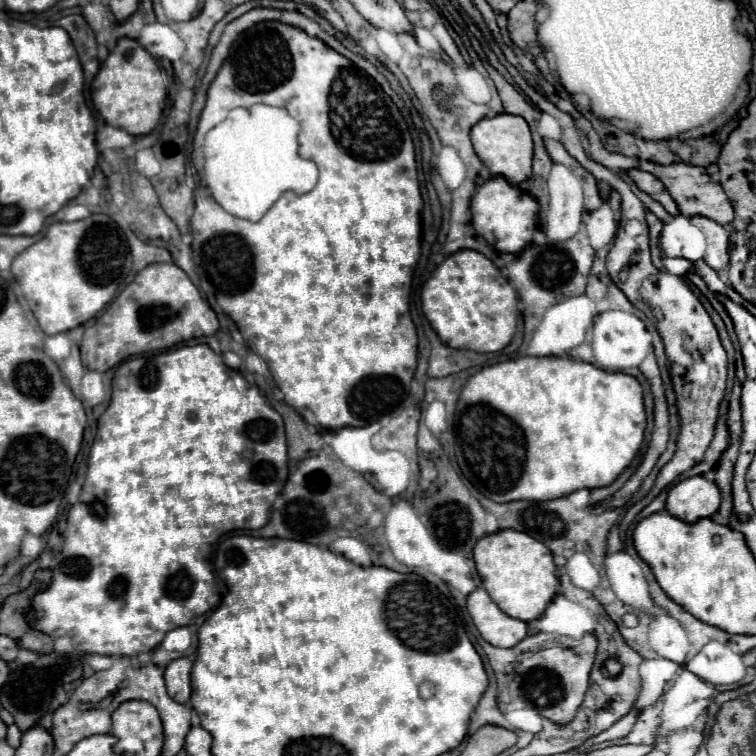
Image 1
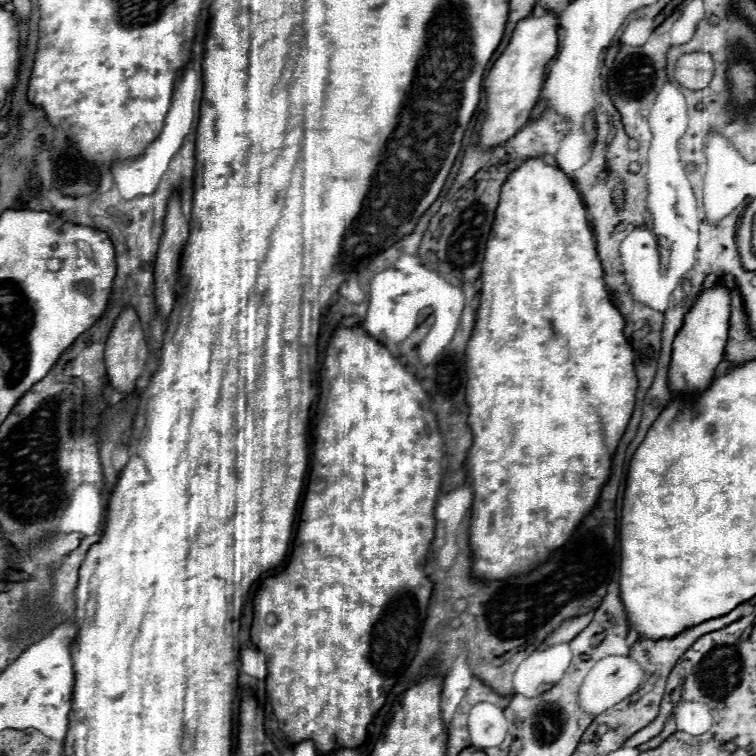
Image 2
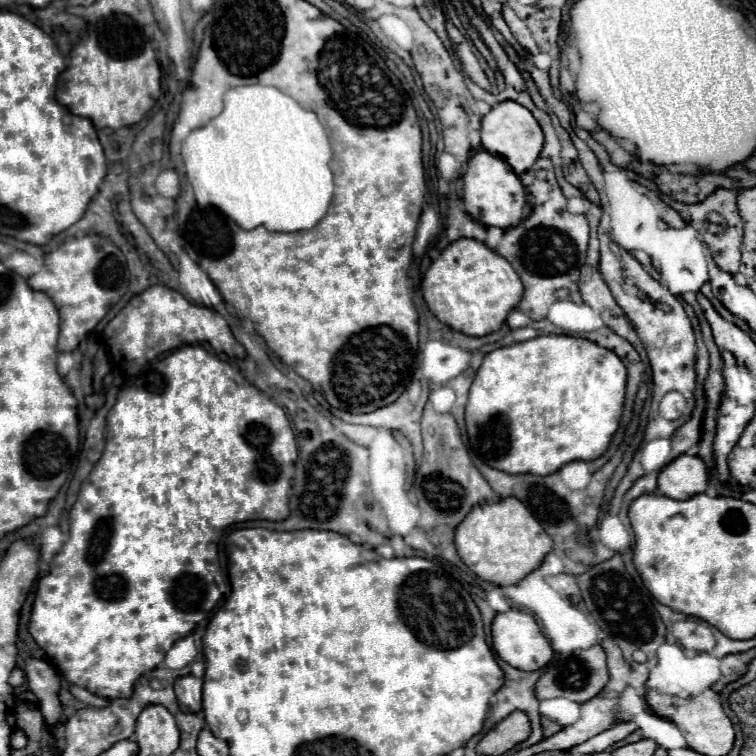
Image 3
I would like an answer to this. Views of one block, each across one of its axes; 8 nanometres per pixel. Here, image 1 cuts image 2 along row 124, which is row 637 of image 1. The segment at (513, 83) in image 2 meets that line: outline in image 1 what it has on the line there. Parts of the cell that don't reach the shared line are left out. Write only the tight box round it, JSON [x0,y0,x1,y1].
[466,588,528,648]

